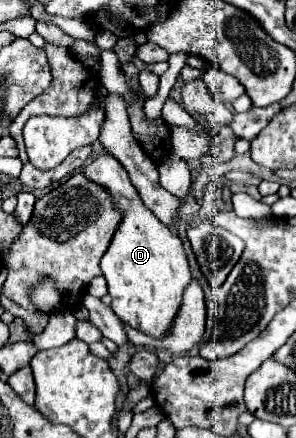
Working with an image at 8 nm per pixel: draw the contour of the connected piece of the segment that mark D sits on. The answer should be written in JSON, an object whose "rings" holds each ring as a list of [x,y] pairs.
{"rings":[[[111,154],[97,156],[83,174],[109,194],[113,208],[121,214],[121,222],[101,258],[101,270],[113,298],[111,310],[123,322],[149,336],[165,336],[179,310],[181,294],[191,282],[191,270],[181,240],[173,238],[169,228],[161,224],[153,212],[149,212],[143,200],[139,200],[139,194],[129,182],[127,170]]]}

